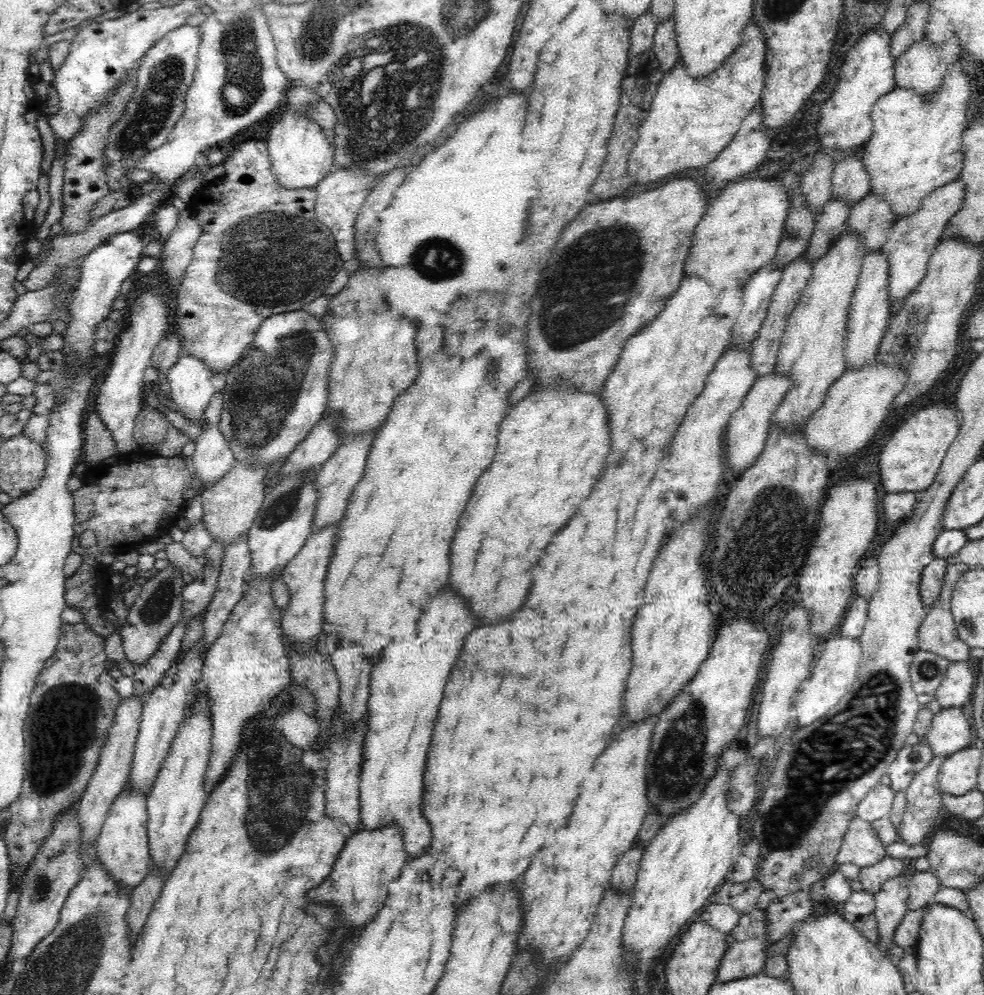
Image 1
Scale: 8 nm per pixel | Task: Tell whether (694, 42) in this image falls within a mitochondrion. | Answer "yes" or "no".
no

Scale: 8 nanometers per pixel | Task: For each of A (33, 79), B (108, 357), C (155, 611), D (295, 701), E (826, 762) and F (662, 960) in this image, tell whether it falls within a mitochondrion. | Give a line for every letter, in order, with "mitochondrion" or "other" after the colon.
A: other
B: other
C: mitochondrion
D: mitochondrion
E: mitochondrion
F: other

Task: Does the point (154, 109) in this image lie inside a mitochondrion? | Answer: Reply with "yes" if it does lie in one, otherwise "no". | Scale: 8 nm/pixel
yes

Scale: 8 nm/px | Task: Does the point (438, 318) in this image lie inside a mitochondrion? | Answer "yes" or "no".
no

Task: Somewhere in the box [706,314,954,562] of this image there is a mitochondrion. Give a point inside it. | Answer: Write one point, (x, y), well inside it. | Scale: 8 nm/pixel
(779, 500)

